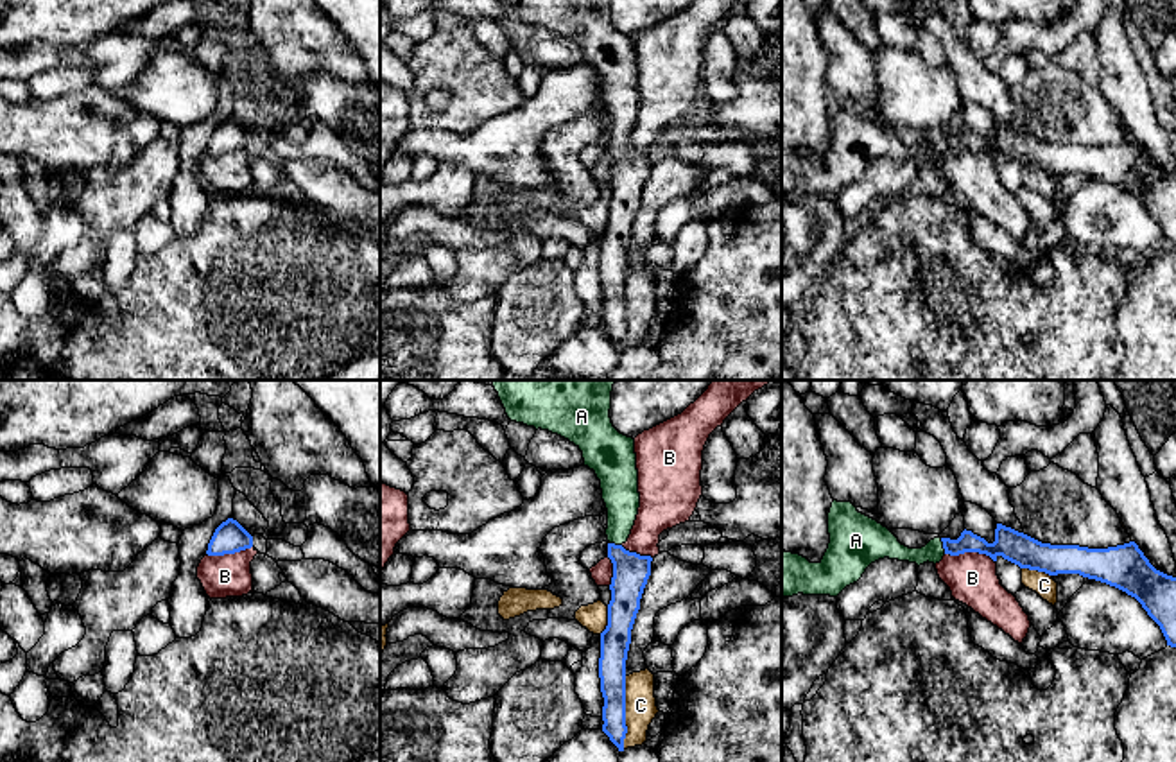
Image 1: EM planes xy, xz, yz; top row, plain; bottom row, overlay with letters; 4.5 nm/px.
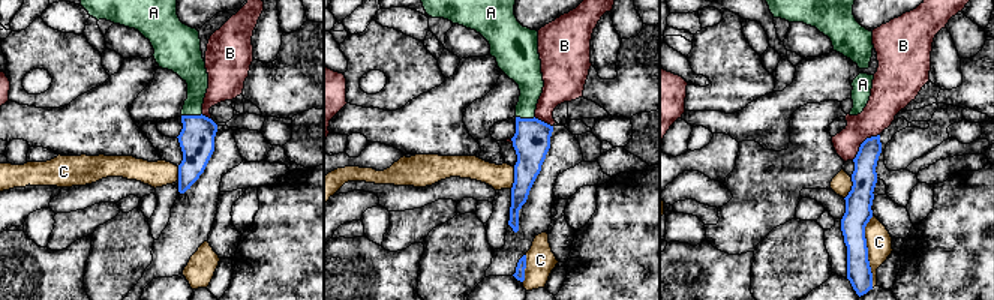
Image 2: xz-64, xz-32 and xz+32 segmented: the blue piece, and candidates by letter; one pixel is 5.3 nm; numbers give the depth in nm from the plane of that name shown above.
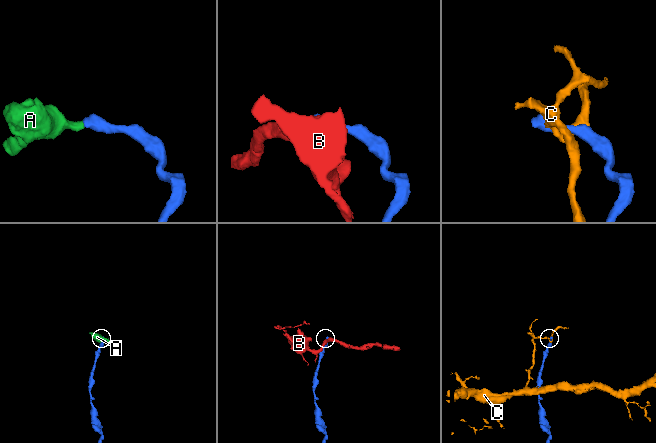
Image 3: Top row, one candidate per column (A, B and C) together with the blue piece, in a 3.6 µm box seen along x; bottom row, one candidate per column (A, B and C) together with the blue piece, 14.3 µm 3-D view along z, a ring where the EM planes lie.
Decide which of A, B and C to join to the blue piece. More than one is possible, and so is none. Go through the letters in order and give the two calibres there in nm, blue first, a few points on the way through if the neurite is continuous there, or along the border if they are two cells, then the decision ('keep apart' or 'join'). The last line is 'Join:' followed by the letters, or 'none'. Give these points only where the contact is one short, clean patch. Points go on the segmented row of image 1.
A: calibres 90 and 110 nm; way yz (968, 542), (943, 545), (924, 554), (888, 545); join
B: calibres 140 and 220 nm; border yz (945, 553), (985, 553), (994, 562); keep apart
C: calibres 130 and 140 nm; keep apart
Join: A

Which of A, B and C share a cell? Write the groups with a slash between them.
A / B / C

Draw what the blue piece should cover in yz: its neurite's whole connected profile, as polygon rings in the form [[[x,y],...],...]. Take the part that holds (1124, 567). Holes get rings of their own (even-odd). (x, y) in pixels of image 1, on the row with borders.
[[[832,502],[828,513],[830,543],[819,563],[782,550],[782,597],[837,597],[857,583],[866,568],[884,558],[916,563],[939,563],[945,554],[979,552],[999,556],[1020,568],[1058,574],[1079,574],[1115,586],[1135,597],[1160,626],[1167,645],[1176,647],[1176,577],[1156,570],[1135,541],[1088,549],[1079,545],[1042,543],[1024,533],[997,524],[995,541],[988,543],[972,531],[957,540],[934,538],[921,549],[909,549],[877,520],[862,515],[852,502]]]

